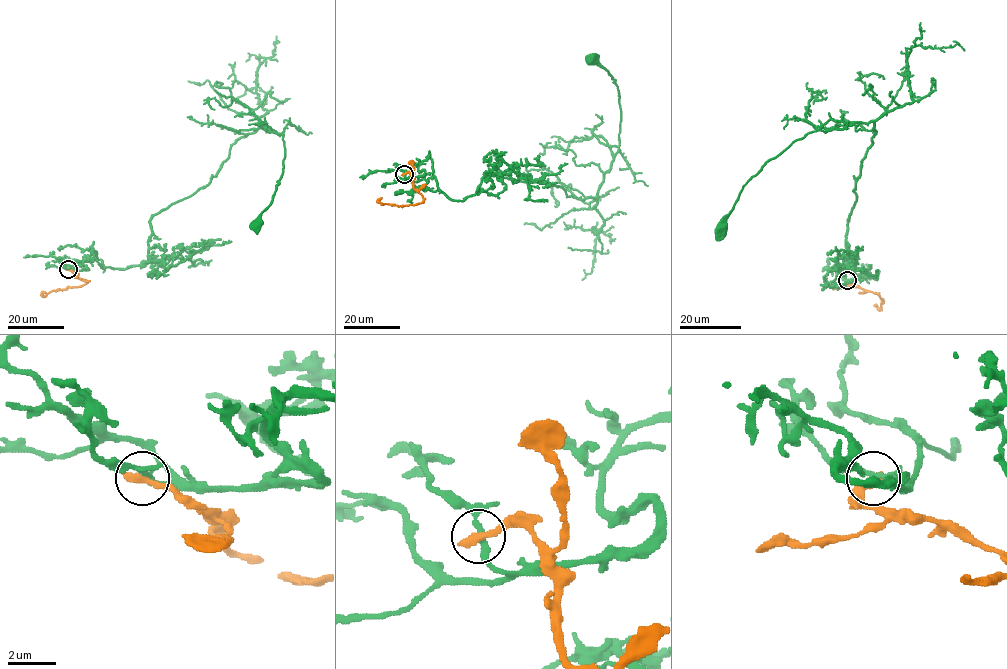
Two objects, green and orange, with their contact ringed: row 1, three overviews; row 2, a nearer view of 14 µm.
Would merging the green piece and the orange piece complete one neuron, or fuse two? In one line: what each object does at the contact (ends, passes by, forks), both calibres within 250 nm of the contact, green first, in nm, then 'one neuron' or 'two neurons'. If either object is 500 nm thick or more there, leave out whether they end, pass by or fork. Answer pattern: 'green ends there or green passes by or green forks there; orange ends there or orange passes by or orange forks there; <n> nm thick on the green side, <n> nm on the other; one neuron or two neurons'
green passes by; orange ends there; 220 nm thick on the green side, 400 nm on the other; two neurons

